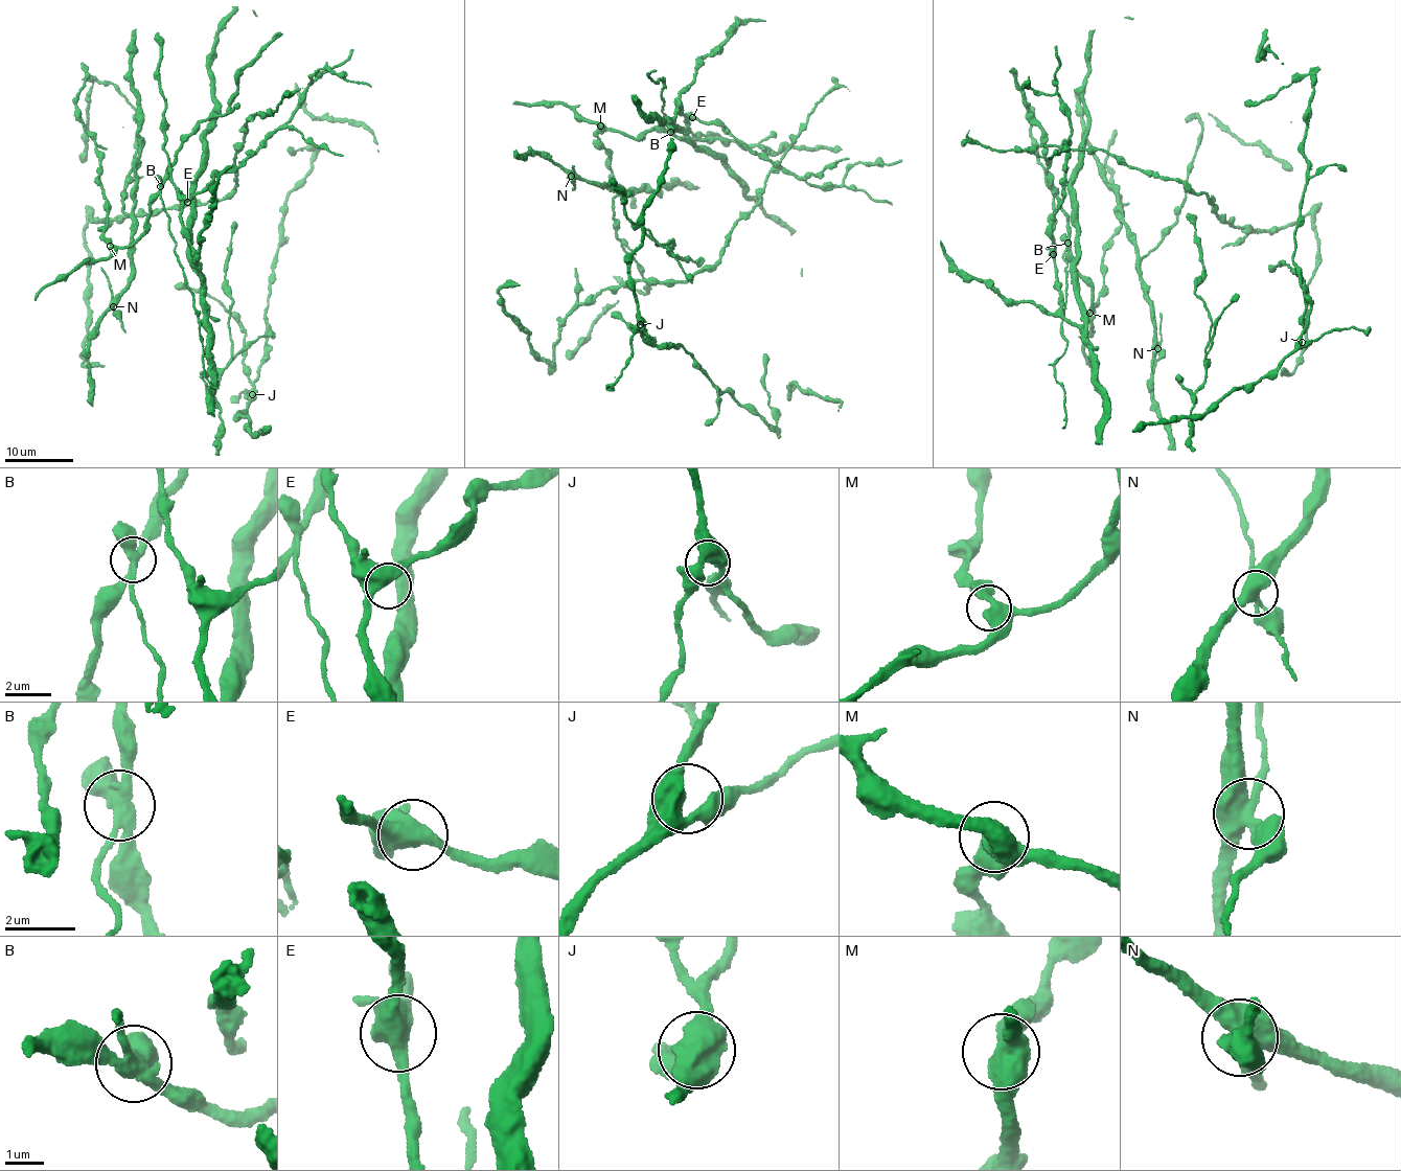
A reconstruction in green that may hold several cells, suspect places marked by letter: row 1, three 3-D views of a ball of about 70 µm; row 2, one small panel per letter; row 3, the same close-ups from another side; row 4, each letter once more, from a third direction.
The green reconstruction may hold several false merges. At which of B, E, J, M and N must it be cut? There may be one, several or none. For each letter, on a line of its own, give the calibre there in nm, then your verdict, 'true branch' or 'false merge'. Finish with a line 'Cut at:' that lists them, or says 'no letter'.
B: calibre 380 nm; false merge
E: calibre 420 nm; true branch
J: calibre 480 nm; true branch
M: calibre 440 nm; true branch
N: calibre 440 nm; false merge
Cut at: B, N

